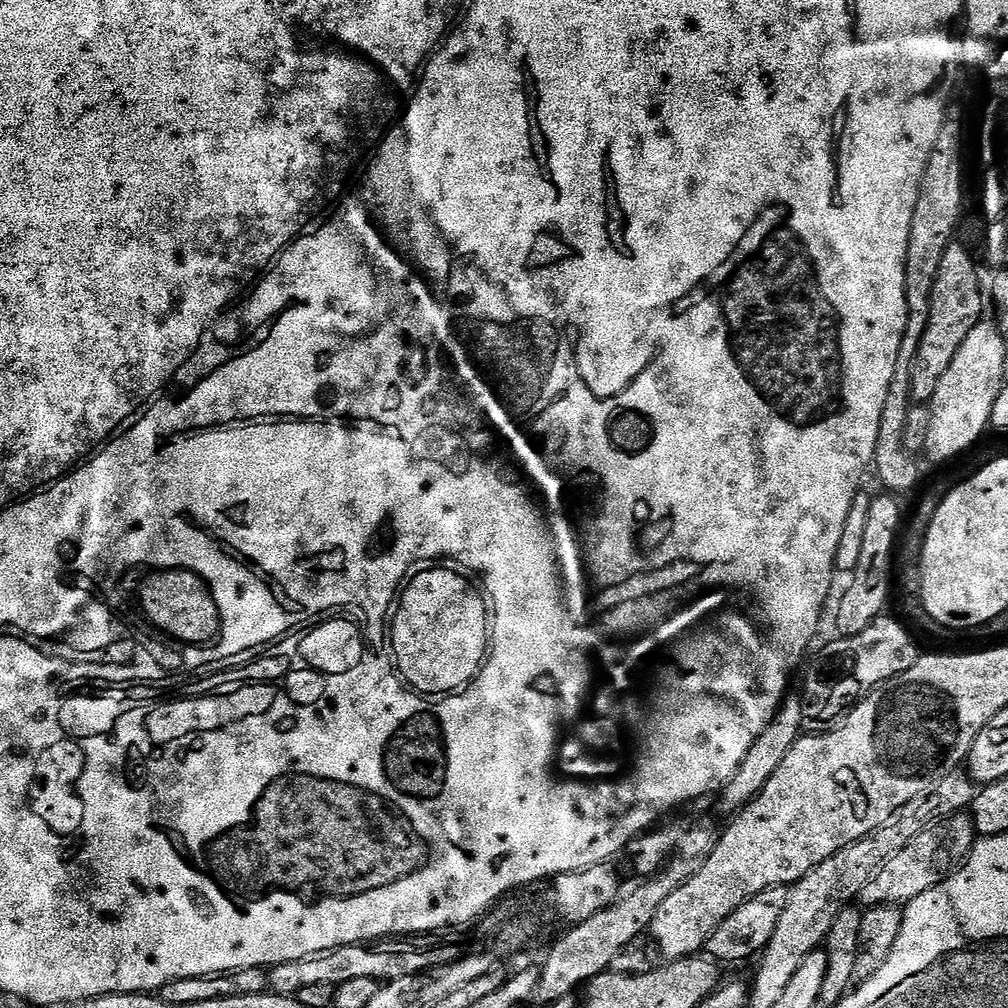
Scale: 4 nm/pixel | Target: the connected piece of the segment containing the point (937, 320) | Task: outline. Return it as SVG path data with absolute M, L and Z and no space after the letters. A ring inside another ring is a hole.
M960 242L949 244L946 254L942 254L942 266L938 266L938 279L934 281L930 302L930 322L912 363L912 398L917 405L924 406L931 401L938 382L942 382L942 374L950 370L950 362L954 362L954 354L958 354L958 346L962 346L966 334L981 323L986 296L980 293L980 272L972 260L975 260L973 253Z

